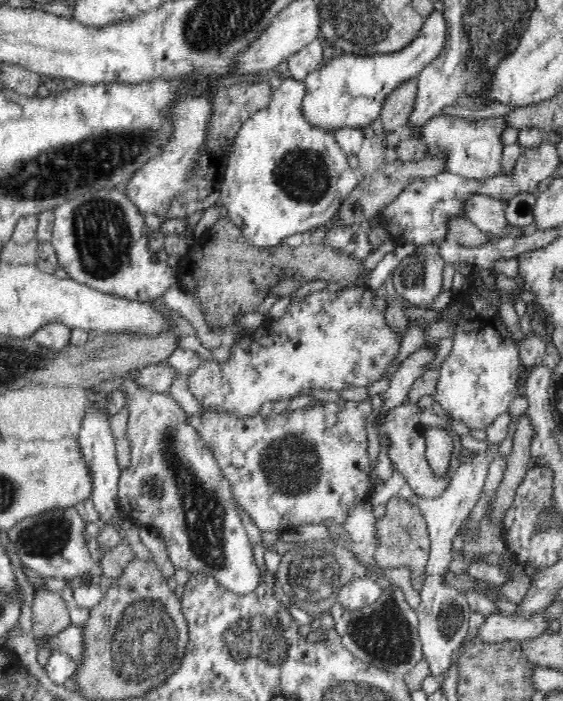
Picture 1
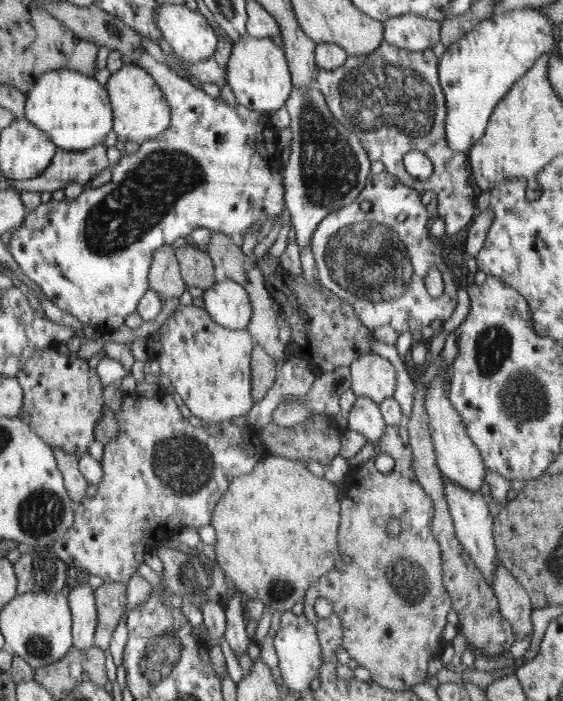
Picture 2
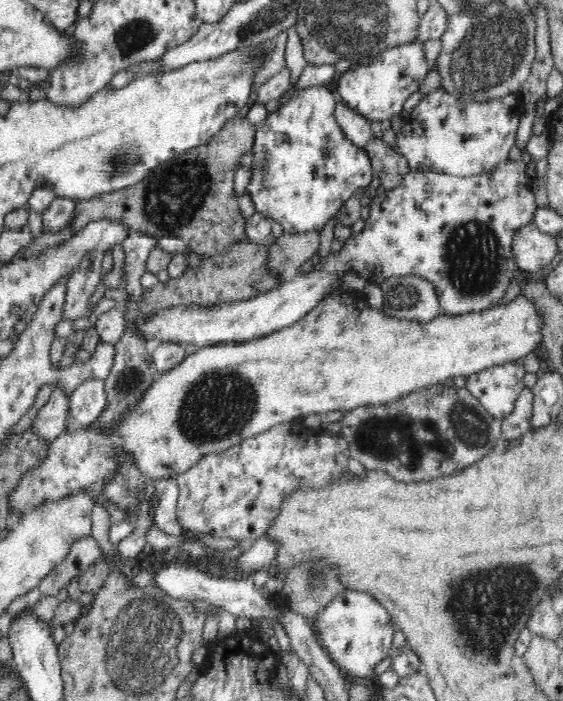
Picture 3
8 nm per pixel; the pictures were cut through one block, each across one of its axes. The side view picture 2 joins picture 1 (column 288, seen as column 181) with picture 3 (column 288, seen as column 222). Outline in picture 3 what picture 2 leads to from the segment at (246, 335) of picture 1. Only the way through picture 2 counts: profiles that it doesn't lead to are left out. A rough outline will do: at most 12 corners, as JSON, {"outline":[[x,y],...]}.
{"outline":[[334,290],[57,435],[7,512],[521,362],[522,294],[431,322]]}

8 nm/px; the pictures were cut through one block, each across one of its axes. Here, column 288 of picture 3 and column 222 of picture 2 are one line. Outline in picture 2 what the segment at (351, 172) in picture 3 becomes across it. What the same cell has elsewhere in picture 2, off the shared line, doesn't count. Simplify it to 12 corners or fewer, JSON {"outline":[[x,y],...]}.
{"outline":[[145,49],[169,127],[112,180],[51,199],[8,251],[112,332],[160,246],[241,245],[284,210],[258,112]]}

